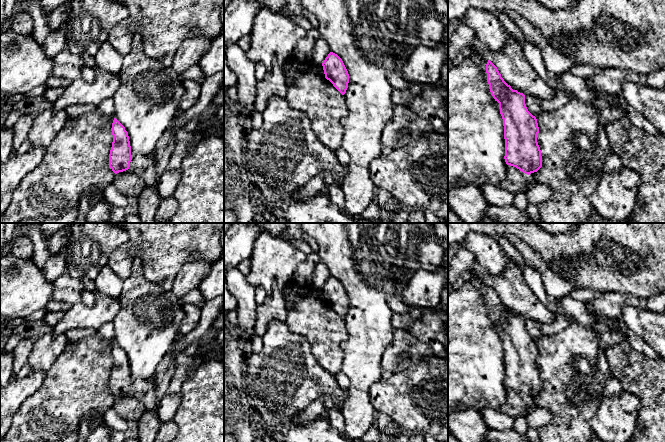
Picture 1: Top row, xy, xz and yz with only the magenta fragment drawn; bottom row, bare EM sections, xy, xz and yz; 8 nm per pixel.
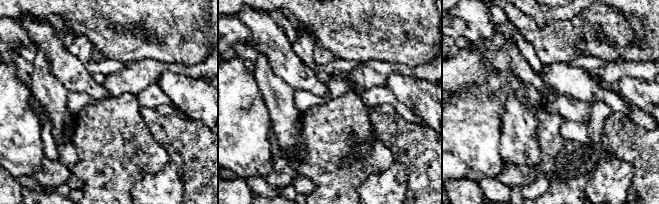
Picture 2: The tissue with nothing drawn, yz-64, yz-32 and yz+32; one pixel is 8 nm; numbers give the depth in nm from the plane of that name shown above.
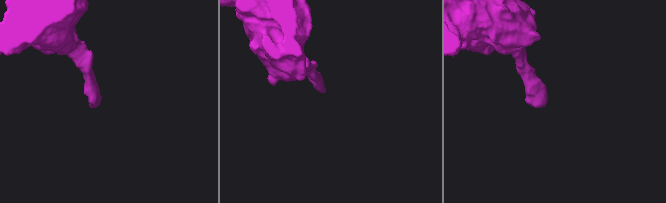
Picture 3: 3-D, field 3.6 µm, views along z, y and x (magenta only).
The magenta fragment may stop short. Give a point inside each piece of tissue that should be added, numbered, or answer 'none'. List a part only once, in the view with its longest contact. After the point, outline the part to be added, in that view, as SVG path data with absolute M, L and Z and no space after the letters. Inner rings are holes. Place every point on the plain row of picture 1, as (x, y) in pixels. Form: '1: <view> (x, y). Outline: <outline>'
1: xy (142, 389). Outline: M155 376L151 379L138 379L132 381L129 395L135 397L142 402L146 410L155 410L158 405L158 400L154 390Z

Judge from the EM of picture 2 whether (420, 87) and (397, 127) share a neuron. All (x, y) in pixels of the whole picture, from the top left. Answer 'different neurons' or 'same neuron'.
different neurons

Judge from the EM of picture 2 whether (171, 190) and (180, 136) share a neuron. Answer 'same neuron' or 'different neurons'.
different neurons

